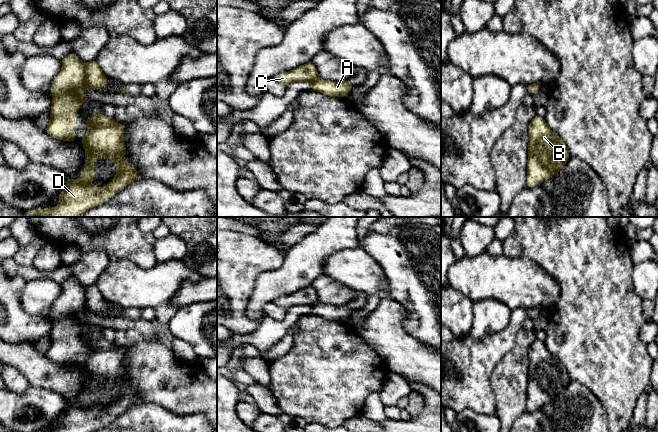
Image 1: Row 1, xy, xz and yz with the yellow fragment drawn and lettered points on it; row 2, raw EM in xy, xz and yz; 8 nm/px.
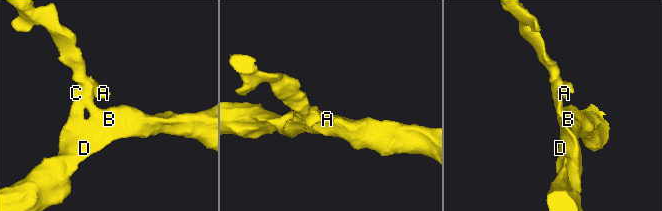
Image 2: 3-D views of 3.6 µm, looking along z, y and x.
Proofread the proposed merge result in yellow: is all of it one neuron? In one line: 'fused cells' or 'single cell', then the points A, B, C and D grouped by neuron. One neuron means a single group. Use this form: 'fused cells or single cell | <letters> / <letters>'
single cell | A B C D

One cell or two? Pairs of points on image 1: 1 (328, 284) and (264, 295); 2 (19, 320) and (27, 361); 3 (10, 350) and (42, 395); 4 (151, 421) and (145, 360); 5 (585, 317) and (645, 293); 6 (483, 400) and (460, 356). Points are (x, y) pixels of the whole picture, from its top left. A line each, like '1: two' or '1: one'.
1: two
2: two
3: two
4: two
5: two
6: one

